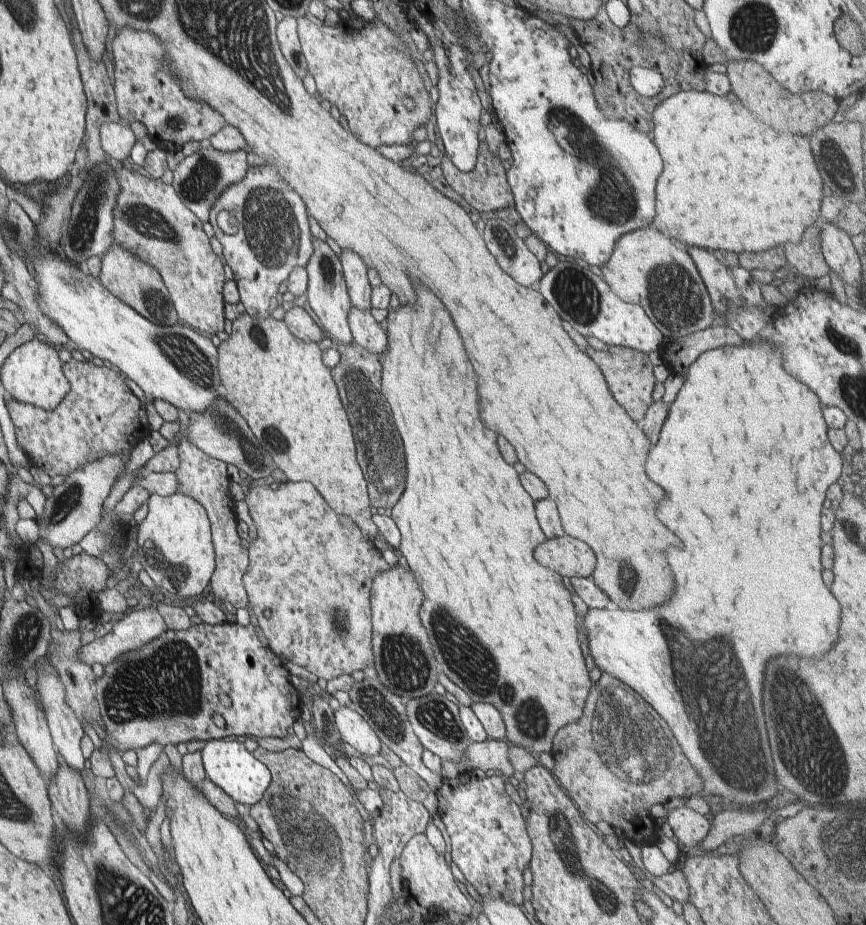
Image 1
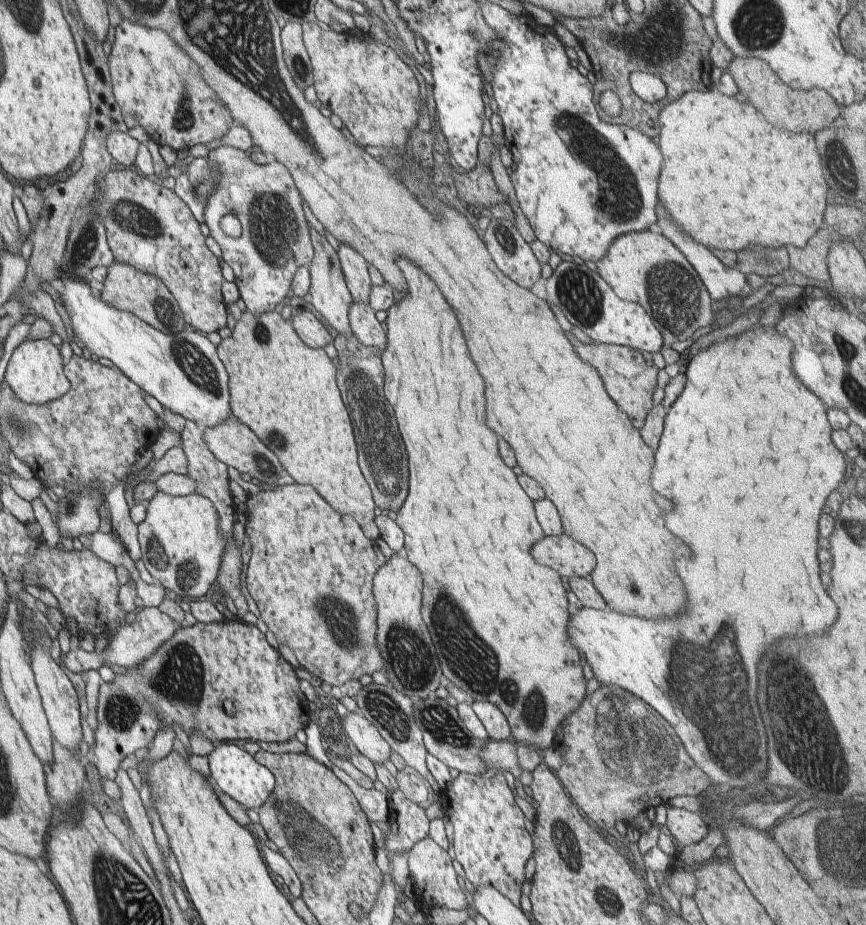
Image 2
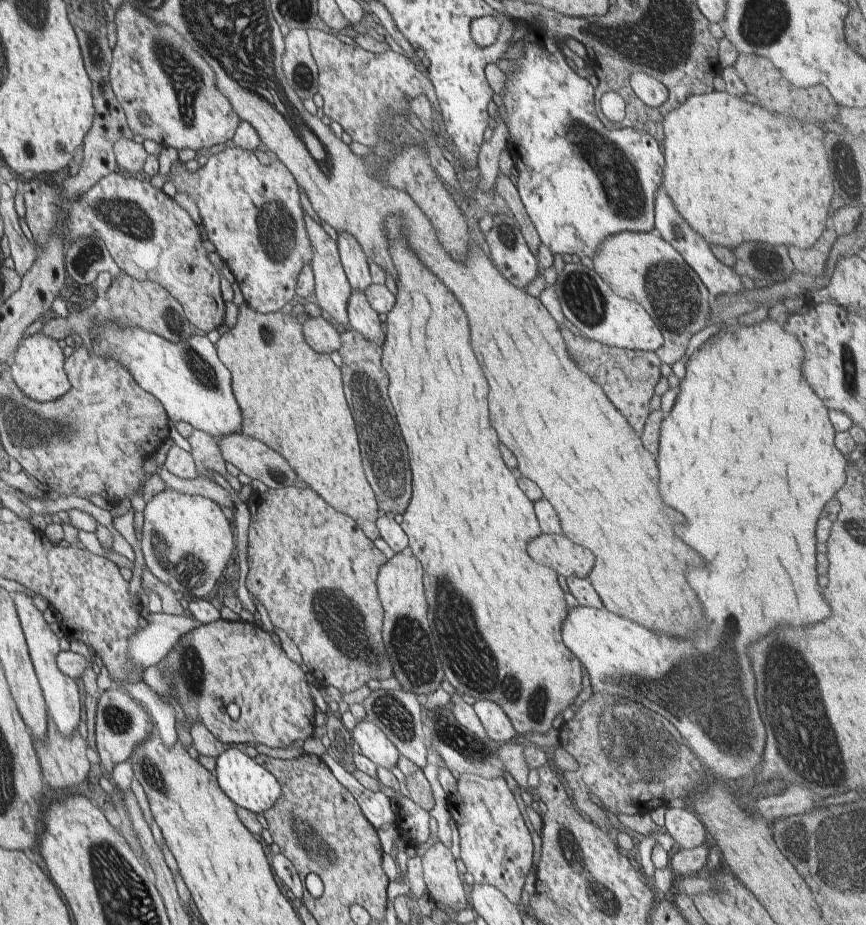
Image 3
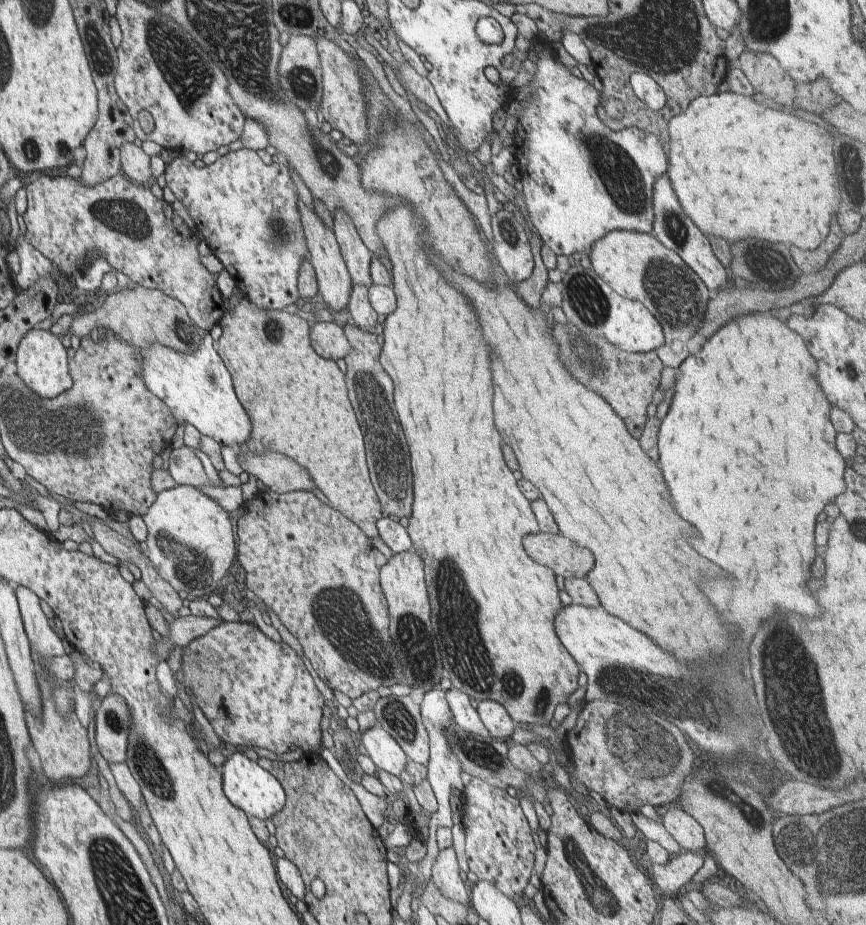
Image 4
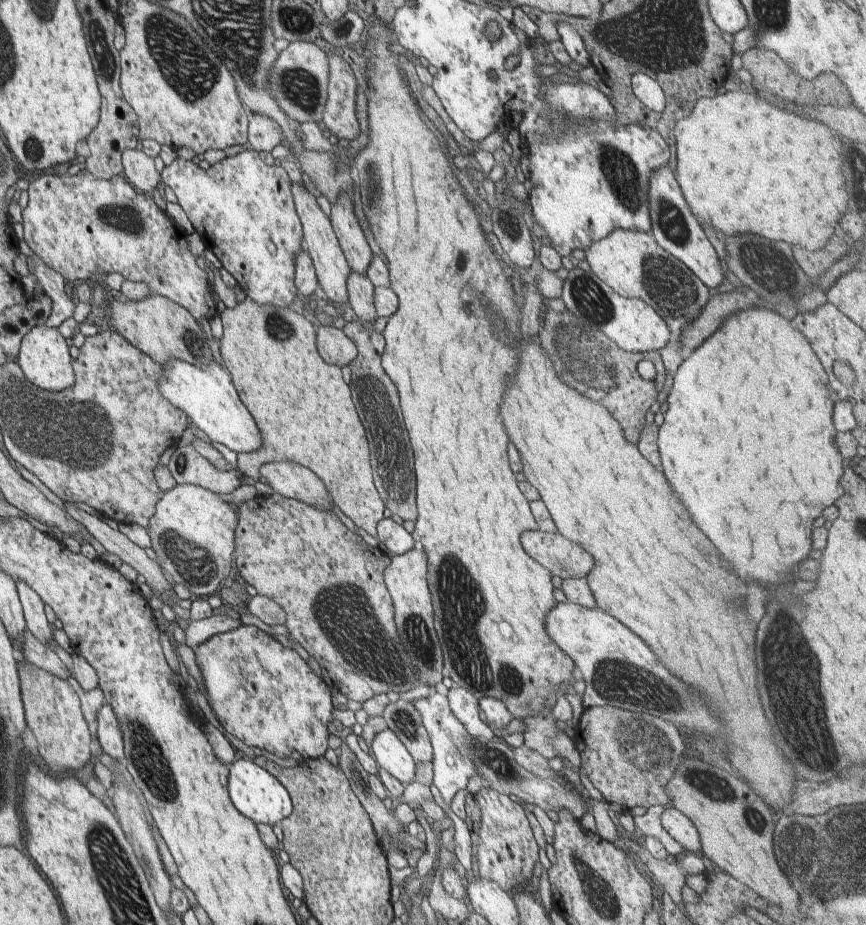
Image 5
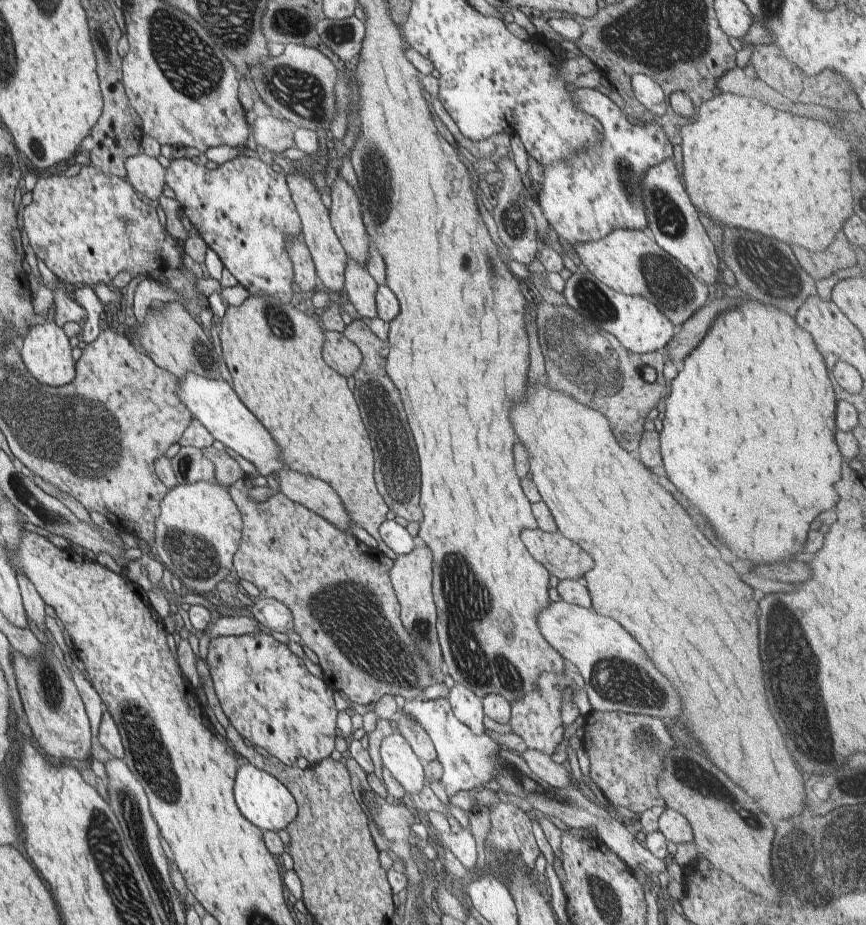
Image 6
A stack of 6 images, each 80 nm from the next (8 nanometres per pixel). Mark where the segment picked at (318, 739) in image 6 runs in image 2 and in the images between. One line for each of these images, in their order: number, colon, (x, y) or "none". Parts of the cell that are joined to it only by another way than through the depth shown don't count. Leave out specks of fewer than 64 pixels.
2: (185, 681)
3: (221, 662)
4: (254, 691)
5: (263, 693)

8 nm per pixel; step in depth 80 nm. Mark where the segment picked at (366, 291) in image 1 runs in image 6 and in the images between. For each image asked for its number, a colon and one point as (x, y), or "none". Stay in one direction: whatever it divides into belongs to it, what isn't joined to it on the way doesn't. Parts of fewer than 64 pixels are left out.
2: (354, 266)
3: (355, 264)
4: (357, 256)
5: (349, 233)
6: (346, 214)

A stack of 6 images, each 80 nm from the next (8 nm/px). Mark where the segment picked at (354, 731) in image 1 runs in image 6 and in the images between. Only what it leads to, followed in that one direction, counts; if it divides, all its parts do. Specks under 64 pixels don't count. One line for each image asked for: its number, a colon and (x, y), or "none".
2: (364, 734)
3: (374, 744)
4: (387, 754)
5: (389, 751)
6: (399, 758)

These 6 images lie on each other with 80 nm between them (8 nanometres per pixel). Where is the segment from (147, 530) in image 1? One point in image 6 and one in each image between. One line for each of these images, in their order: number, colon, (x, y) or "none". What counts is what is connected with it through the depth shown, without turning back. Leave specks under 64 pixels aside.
2: (182, 546)
3: (188, 542)
4: (191, 541)
5: (192, 531)
6: (199, 530)

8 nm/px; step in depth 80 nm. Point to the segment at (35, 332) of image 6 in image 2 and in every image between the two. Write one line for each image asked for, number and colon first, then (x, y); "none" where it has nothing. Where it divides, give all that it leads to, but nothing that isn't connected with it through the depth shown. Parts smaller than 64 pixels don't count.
2: (35, 372)
3: (39, 366)
4: (41, 360)
5: (43, 354)

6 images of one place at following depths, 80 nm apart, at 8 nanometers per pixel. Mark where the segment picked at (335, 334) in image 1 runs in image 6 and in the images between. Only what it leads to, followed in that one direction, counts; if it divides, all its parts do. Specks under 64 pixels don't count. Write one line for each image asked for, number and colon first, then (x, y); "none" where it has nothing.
2: (329, 294)
3: (332, 288)
4: (334, 281)
5: (320, 241)
6: (330, 259)

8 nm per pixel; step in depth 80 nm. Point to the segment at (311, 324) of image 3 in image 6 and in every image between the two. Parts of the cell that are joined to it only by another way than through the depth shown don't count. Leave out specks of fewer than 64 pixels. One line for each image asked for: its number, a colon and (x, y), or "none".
4: (329, 340)
5: (334, 346)
6: (344, 357)

